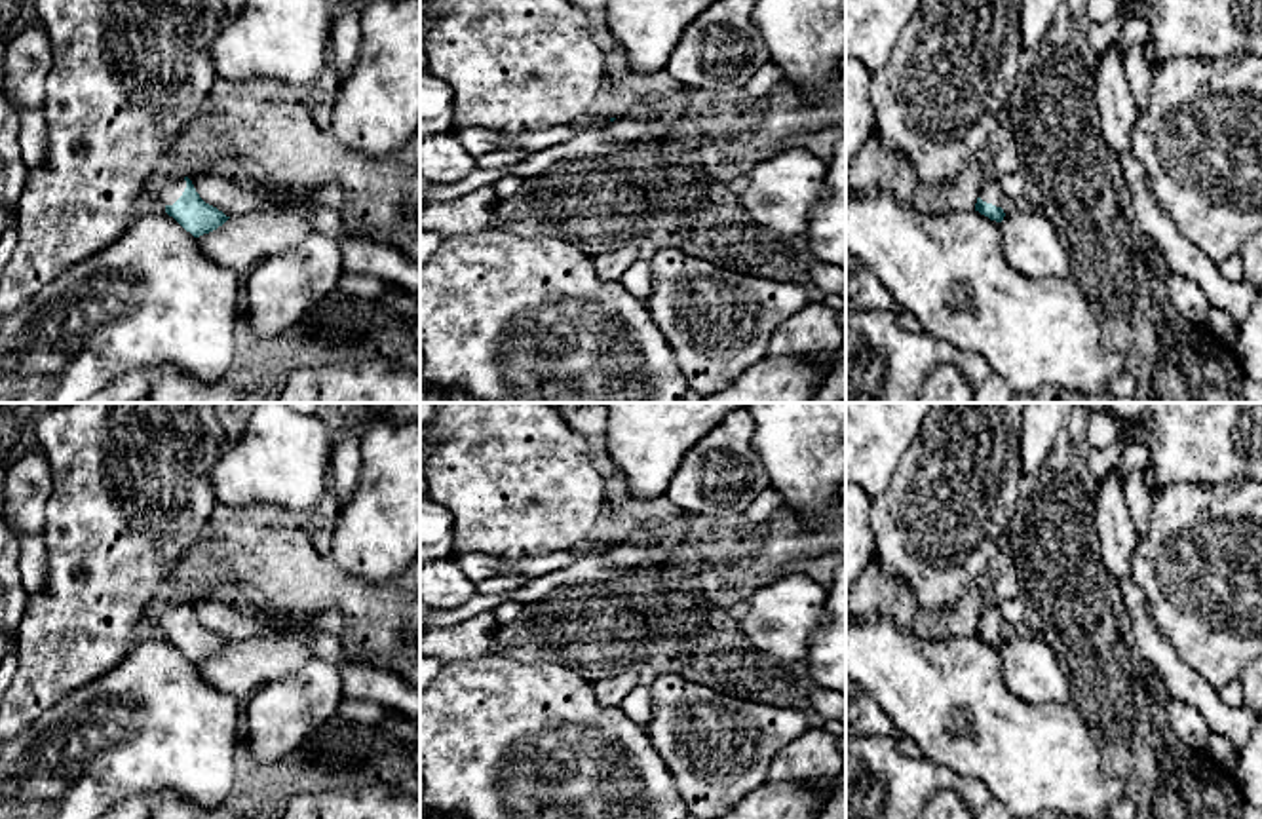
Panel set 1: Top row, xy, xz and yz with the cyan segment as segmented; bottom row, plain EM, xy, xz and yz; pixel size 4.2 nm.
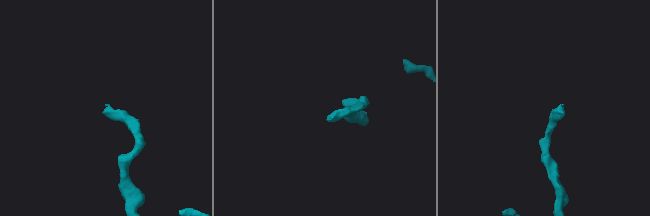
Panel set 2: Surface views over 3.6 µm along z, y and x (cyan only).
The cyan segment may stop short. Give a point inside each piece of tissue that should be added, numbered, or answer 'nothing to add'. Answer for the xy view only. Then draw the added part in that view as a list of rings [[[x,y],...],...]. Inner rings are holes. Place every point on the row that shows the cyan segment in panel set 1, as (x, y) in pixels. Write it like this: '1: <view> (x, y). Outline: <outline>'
1: xy (166, 187). Outline: [[[163,171],[148,182],[146,194],[162,200],[165,205],[173,205],[182,196],[184,188],[186,181],[182,175]]]

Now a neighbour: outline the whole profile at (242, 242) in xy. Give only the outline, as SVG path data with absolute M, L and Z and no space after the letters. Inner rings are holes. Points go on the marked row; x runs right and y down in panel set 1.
M274 200L268 209L230 217L222 226L194 241L205 257L245 277L260 260L316 234L312 217L317 207L298 200Z

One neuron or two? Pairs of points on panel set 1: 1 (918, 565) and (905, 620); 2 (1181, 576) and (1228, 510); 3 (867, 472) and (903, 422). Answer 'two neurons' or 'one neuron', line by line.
1: two neurons
2: one neuron
3: one neuron

